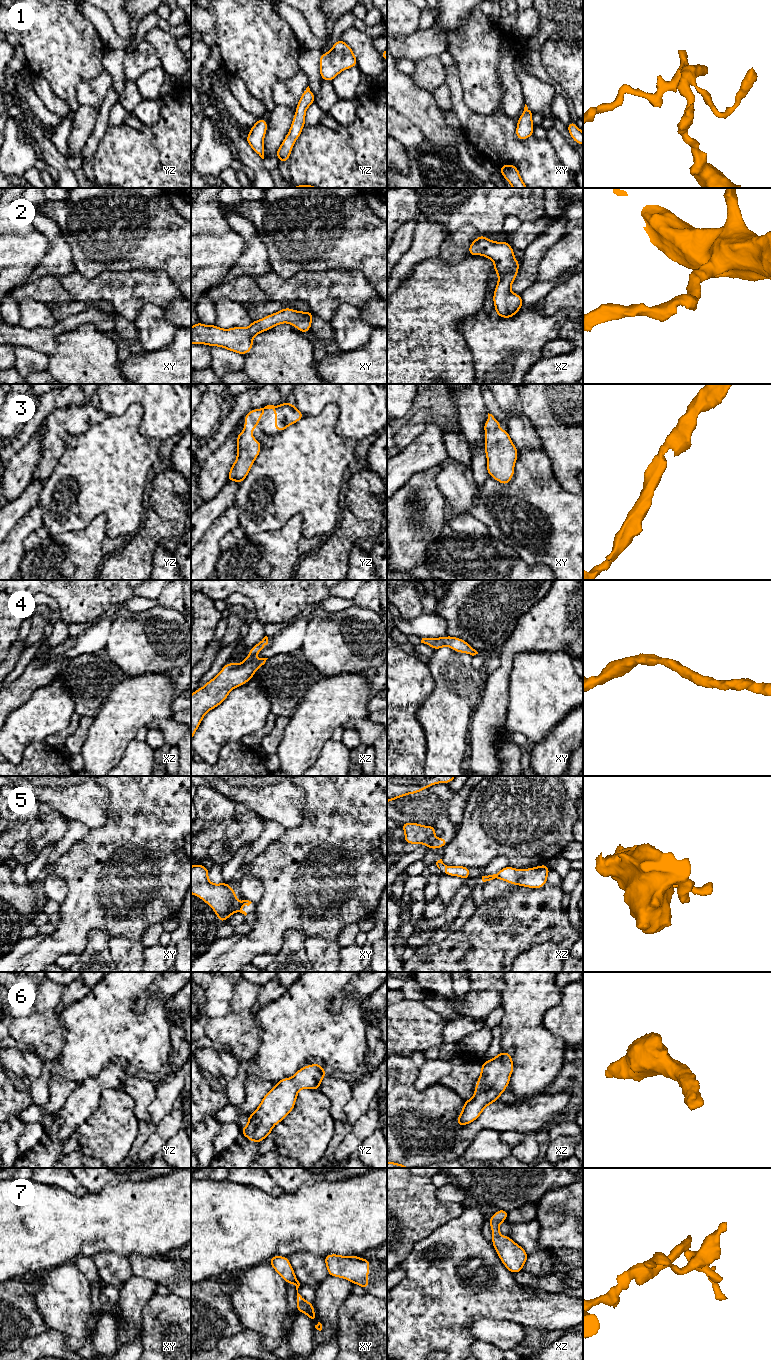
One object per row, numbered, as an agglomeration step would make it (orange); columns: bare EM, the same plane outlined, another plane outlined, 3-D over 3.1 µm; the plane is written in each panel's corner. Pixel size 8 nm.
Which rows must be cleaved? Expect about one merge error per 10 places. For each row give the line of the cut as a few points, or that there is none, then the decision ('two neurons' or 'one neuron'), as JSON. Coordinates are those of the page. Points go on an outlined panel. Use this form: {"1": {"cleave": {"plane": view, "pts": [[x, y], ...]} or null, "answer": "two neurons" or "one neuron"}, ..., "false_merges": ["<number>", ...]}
{"1": {"cleave": null, "answer": "one neuron"}, "2": {"cleave": null, "answer": "one neuron"}, "3": {"cleave": null, "answer": "one neuron"}, "4": {"cleave": null, "answer": "one neuron"}, "5": {"cleave": {"plane": "xy", "pts": [[237, 901], [235, 910]]}, "answer": "two neurons"}, "6": {"cleave": null, "answer": "one neuron"}, "7": {"cleave": null, "answer": "one neuron"}, "false_merges": ["5"]}

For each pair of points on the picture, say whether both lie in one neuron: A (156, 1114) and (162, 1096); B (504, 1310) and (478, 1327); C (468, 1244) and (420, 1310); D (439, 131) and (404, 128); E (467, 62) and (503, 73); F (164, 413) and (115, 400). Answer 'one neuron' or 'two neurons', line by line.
A: one neuron
B: two neurons
C: one neuron
D: two neurons
E: two neurons
F: one neuron

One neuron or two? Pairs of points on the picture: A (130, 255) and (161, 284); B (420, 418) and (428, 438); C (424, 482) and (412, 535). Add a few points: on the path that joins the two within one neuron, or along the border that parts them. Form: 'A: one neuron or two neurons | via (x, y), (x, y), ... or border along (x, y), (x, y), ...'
A: two neurons | border along (121, 271), (147, 269), (163, 271), (166, 275)
B: two neurons | border along (431, 423), (407, 445)
C: one neuron | via (424, 496), (427, 505), (424, 525)

